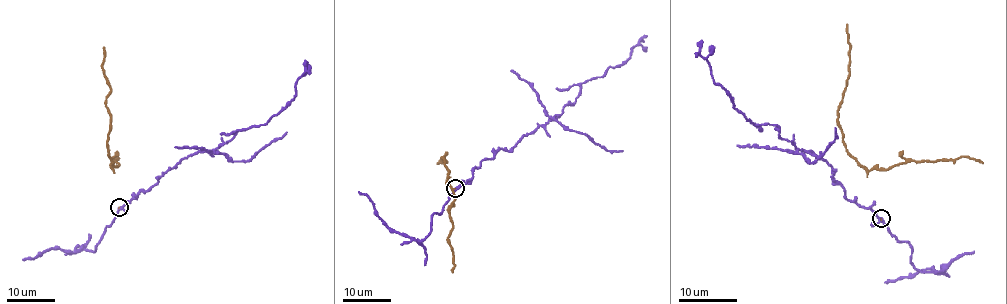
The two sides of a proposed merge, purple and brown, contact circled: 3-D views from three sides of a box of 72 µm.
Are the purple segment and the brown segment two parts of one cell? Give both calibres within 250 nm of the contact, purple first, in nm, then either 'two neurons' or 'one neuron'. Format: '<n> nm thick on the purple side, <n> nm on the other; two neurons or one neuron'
320 nm thick on the purple side, 30 nm on the other; two neurons

